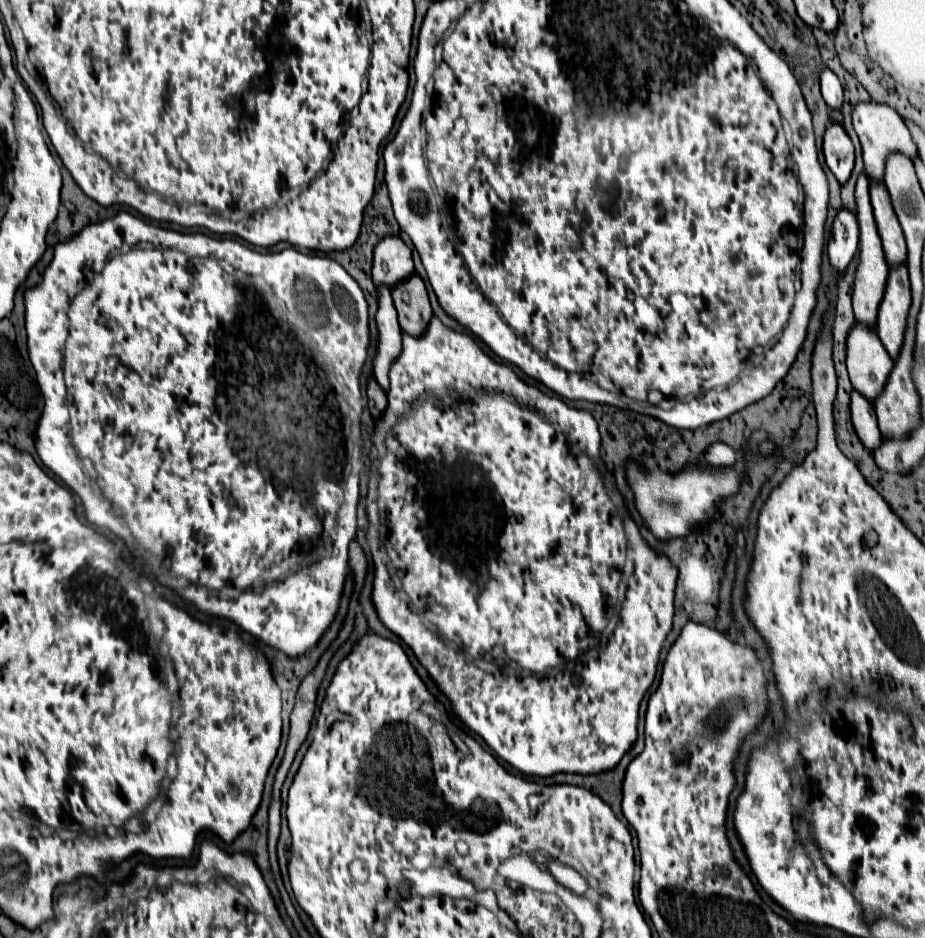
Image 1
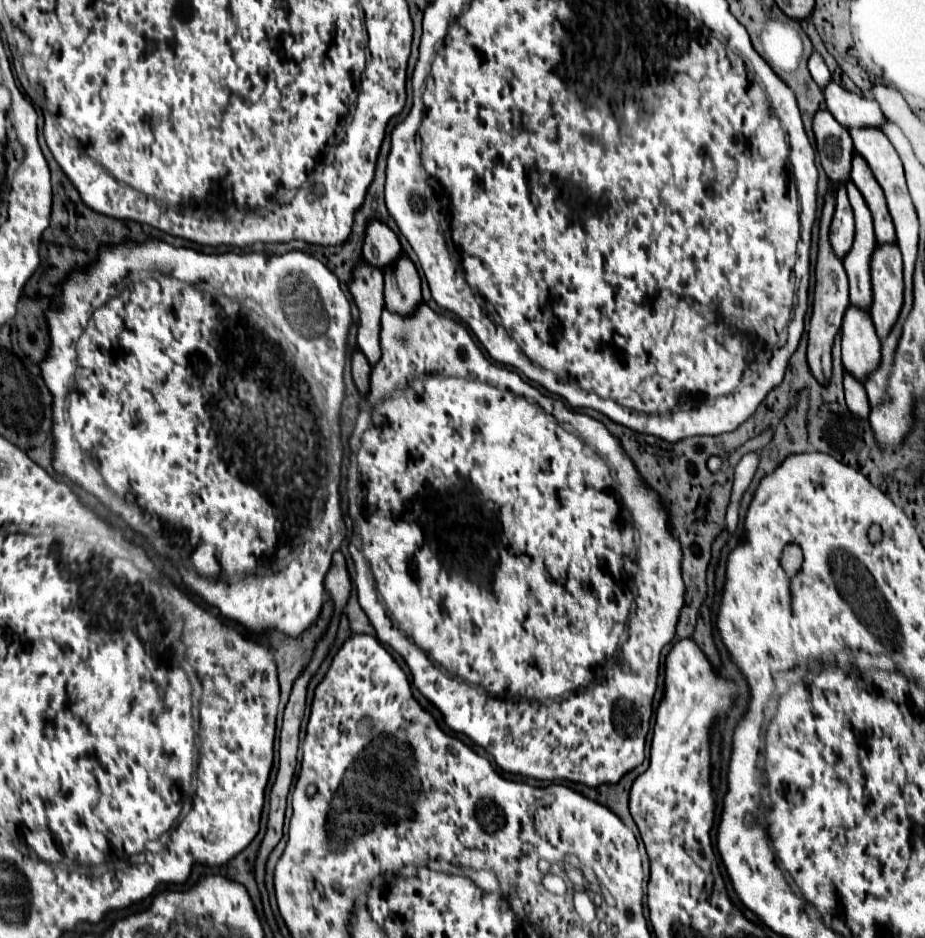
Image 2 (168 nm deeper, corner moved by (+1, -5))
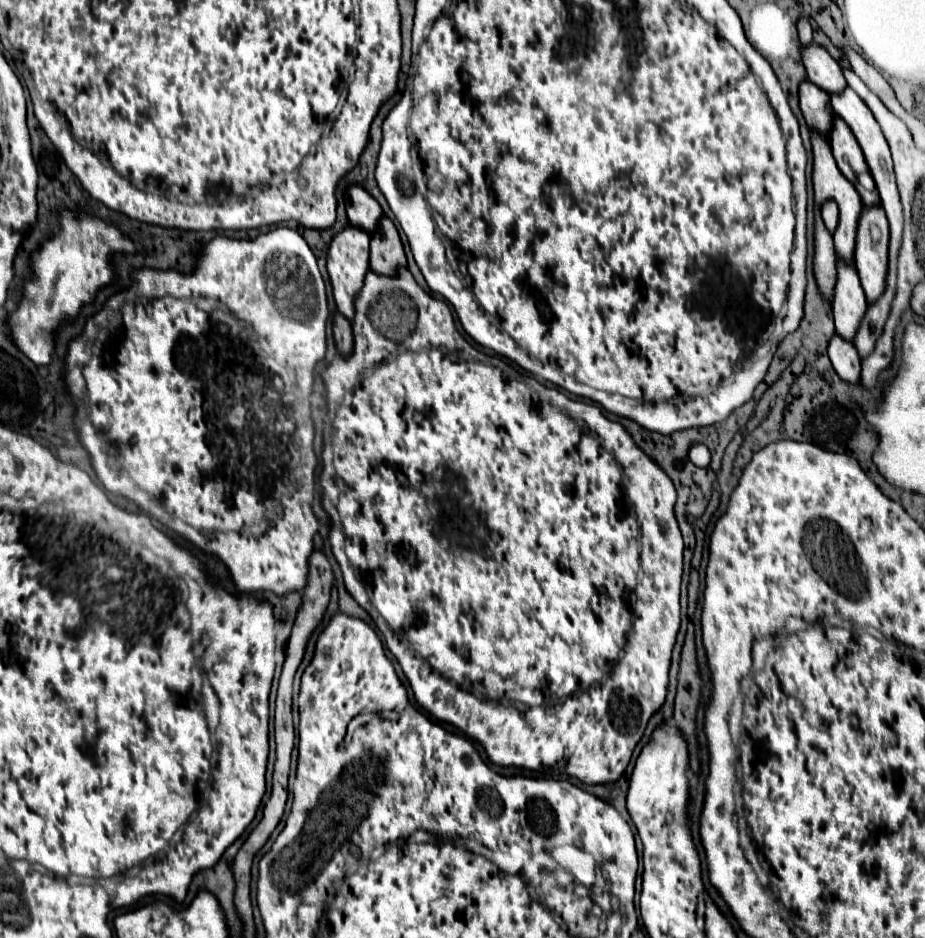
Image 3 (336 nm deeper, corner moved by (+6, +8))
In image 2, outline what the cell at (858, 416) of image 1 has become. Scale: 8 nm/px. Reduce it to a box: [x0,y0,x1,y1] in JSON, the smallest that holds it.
[844,373,870,417]

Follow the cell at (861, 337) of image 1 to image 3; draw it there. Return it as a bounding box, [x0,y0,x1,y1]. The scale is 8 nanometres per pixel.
[831,260,867,342]

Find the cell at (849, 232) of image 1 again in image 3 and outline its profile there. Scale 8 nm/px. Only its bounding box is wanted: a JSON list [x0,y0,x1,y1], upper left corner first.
[821,200,839,234]

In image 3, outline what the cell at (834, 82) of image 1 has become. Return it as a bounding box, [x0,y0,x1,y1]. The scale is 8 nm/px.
[797,18,813,46]

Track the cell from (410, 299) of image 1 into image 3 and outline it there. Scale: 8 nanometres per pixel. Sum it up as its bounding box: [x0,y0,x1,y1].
[371,216,407,276]

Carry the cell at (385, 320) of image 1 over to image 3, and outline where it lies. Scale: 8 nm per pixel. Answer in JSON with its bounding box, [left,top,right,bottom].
[327,226,371,320]

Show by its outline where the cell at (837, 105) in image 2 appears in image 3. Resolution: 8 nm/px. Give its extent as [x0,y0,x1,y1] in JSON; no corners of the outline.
[803,44,847,94]

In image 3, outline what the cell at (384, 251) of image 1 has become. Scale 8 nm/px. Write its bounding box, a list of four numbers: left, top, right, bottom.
[347,186,383,234]

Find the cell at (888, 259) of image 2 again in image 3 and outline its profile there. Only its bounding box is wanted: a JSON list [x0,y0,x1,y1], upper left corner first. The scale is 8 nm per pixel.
[855,206,889,302]

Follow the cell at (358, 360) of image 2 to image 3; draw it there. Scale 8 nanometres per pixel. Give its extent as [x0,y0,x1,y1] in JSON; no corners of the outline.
[333,314,353,356]

